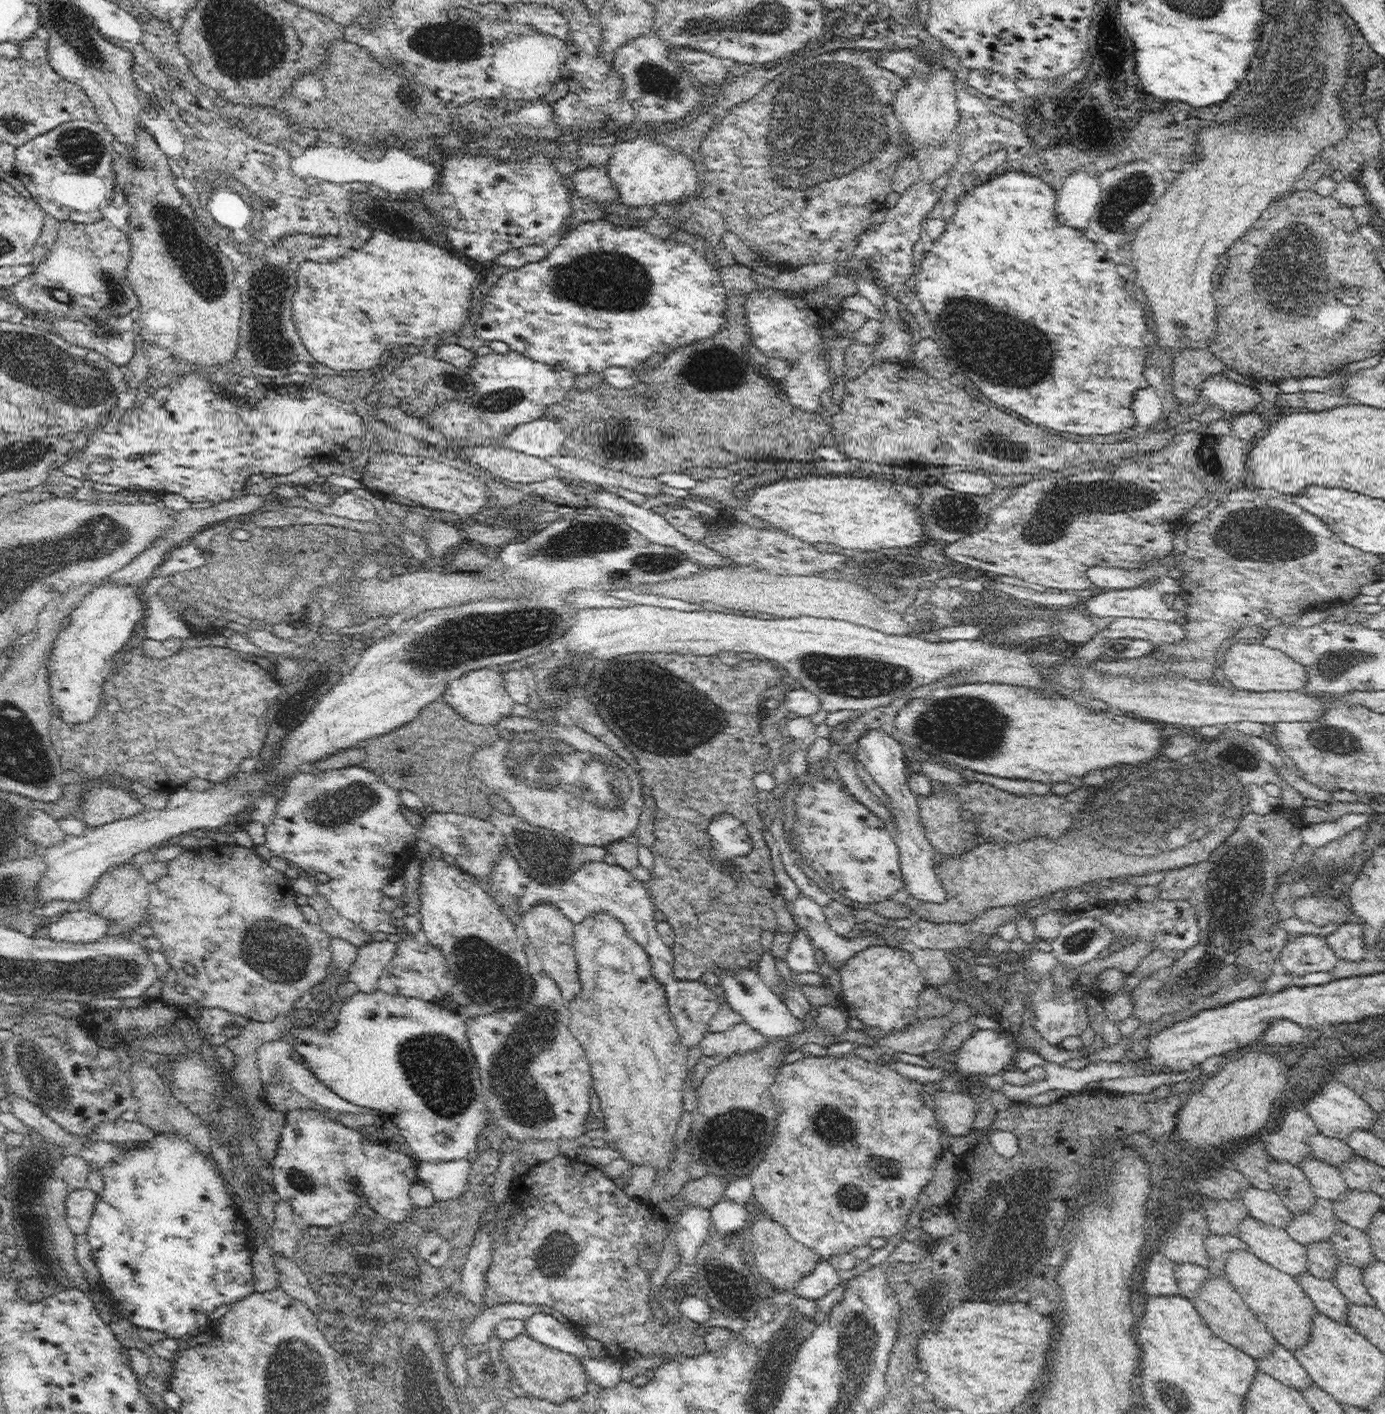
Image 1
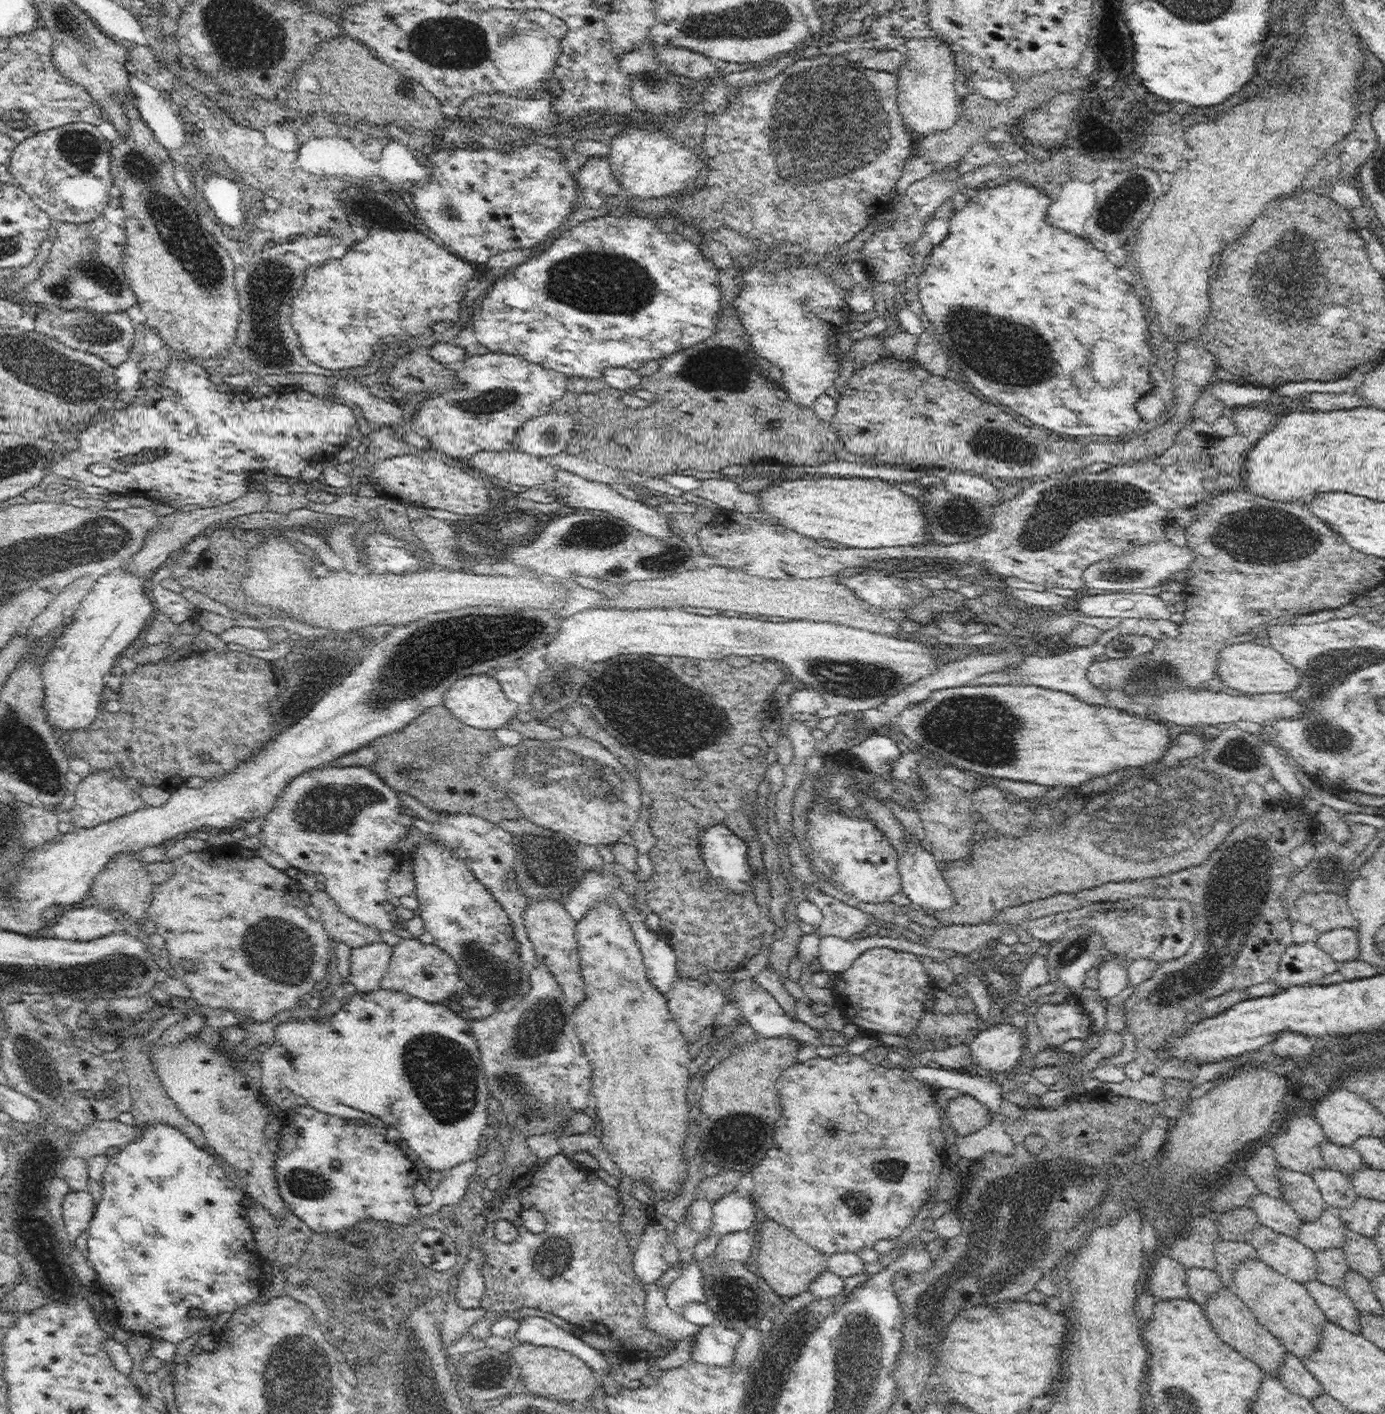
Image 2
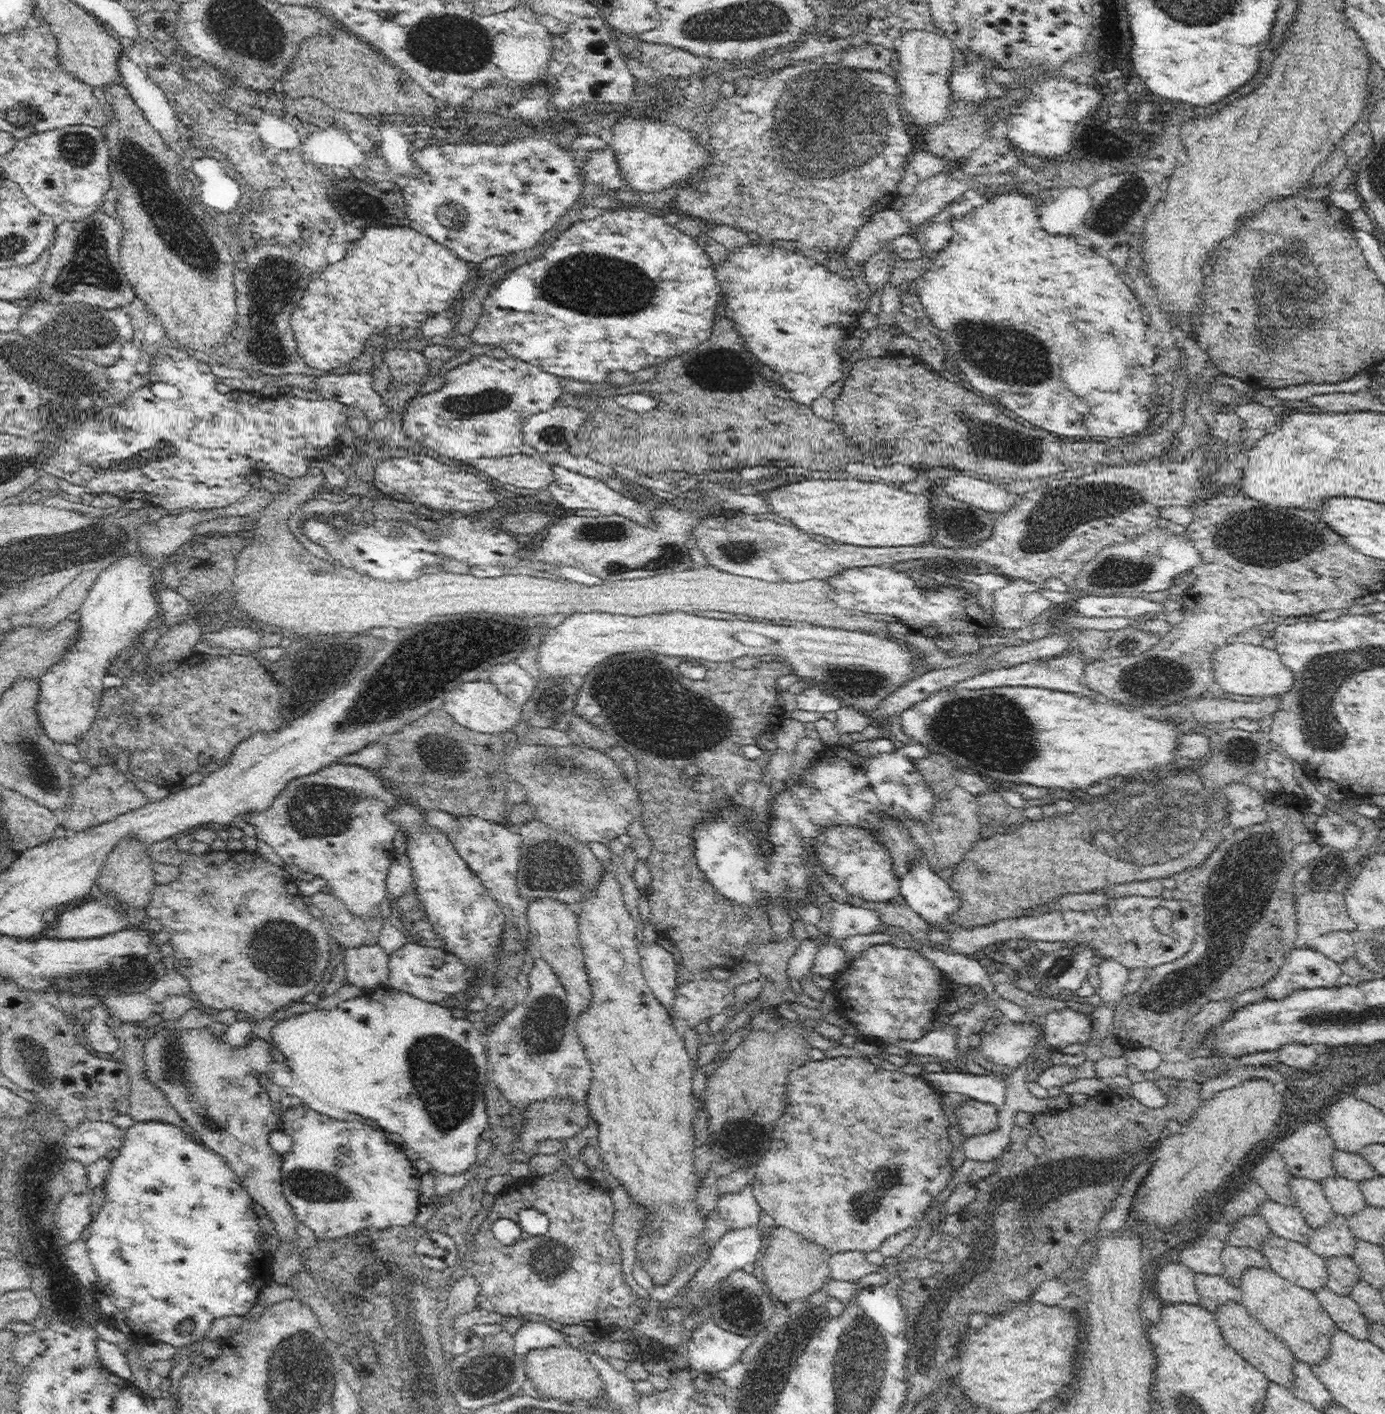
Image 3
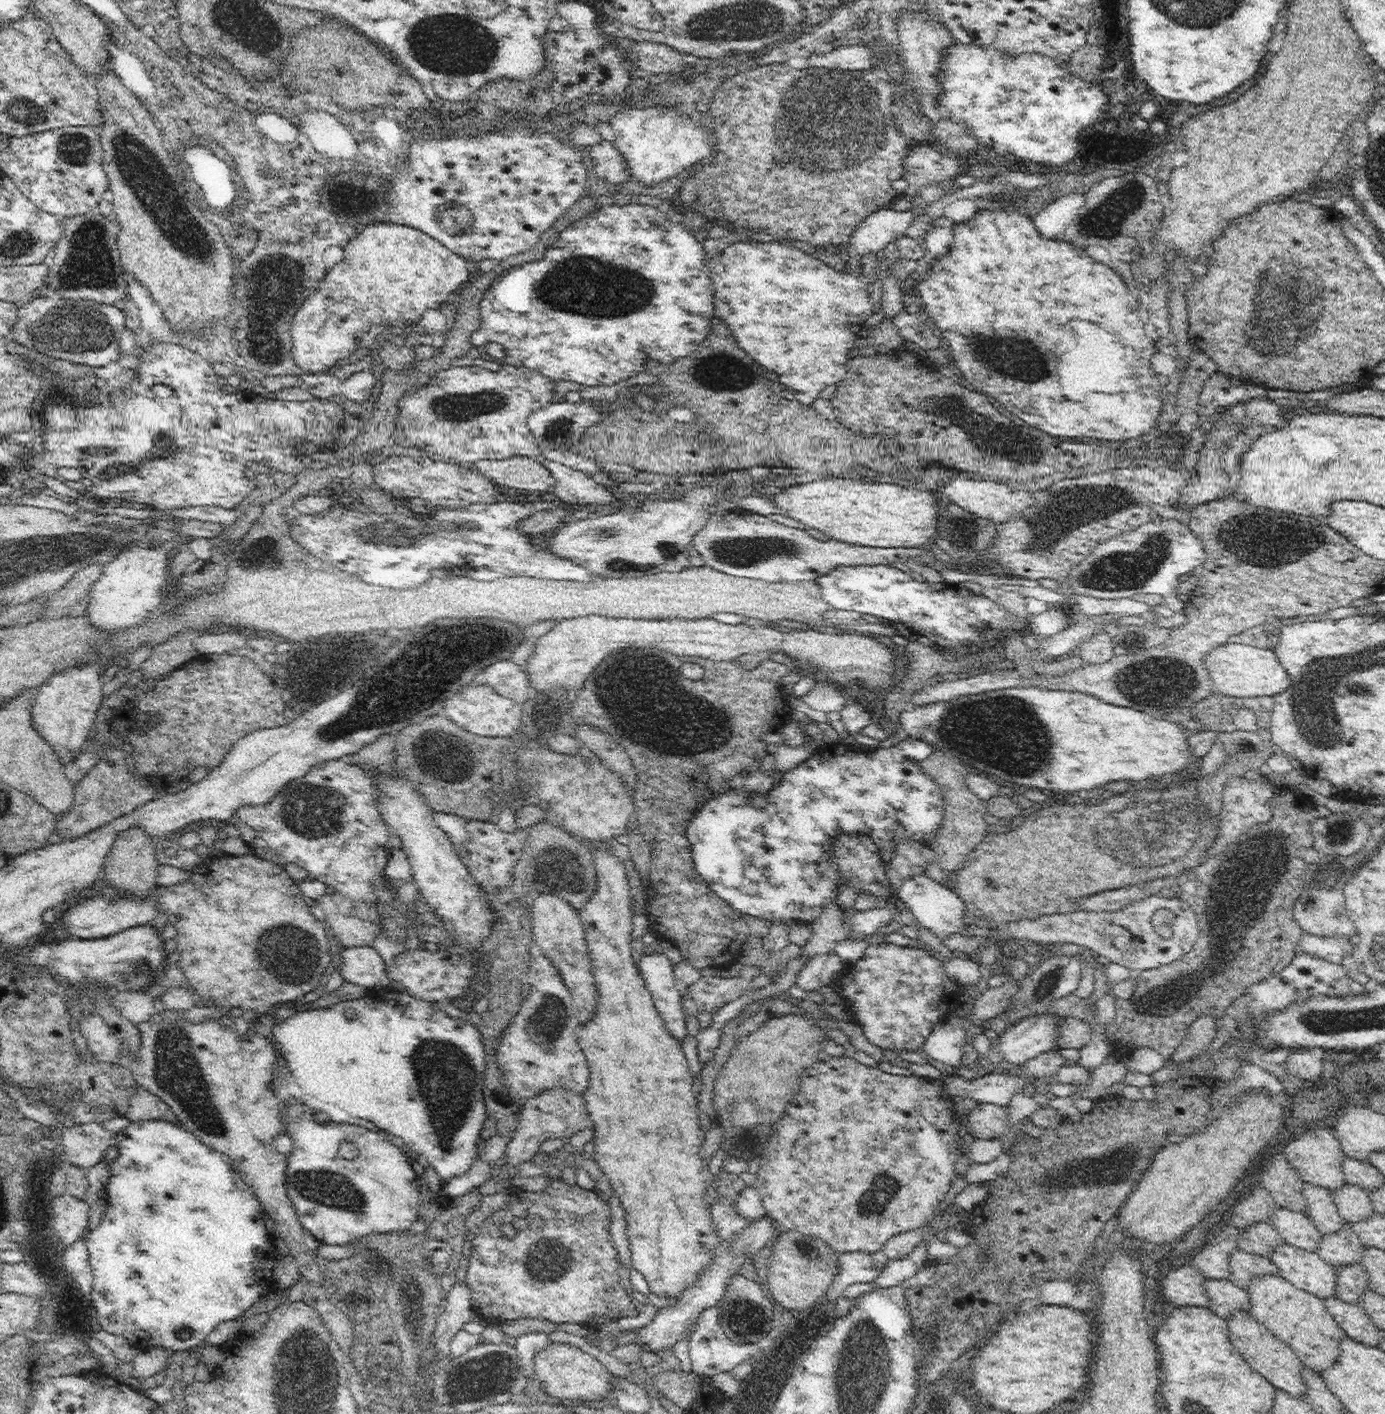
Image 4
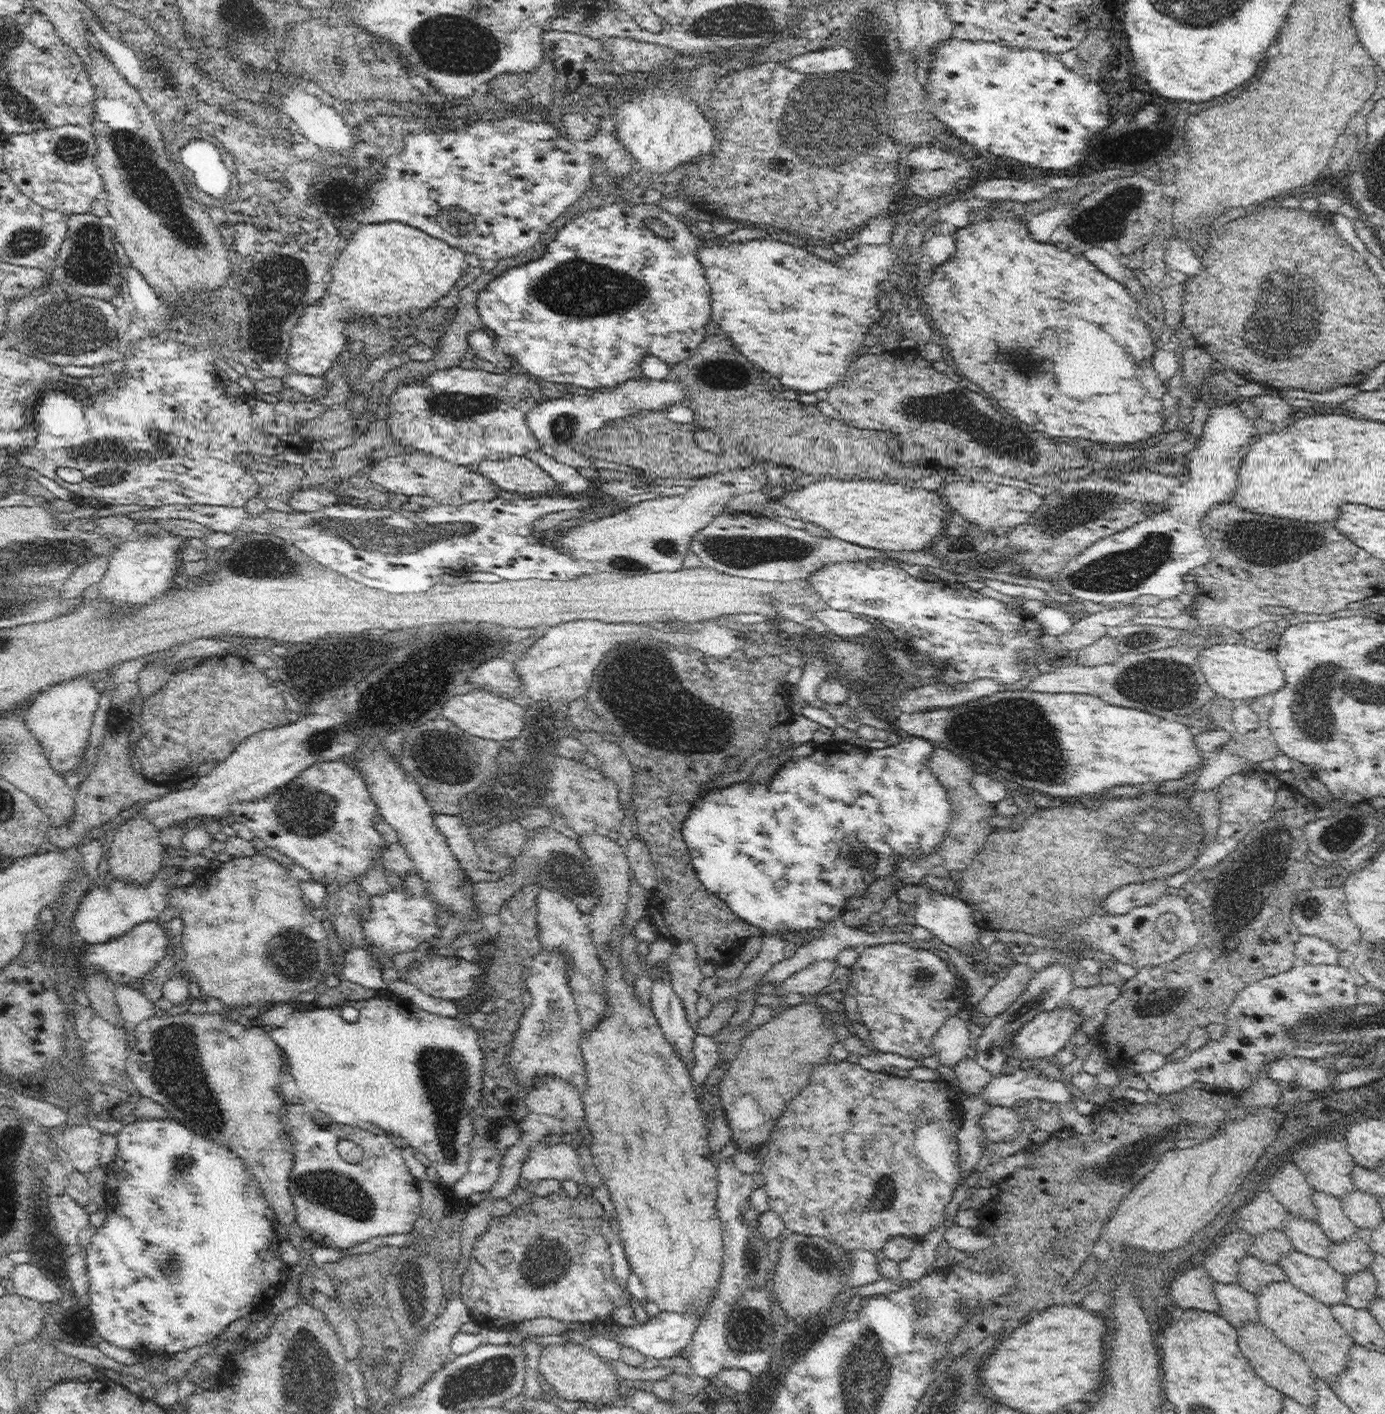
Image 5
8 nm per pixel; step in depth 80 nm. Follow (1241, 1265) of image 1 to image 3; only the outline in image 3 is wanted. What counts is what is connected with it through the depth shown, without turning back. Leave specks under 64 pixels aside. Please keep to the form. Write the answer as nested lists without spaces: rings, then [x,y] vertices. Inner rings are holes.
[[[1250,1269],[1240,1287],[1247,1312],[1276,1337],[1284,1340],[1296,1360],[1317,1367],[1331,1357],[1333,1336],[1340,1330],[1314,1292],[1284,1280],[1272,1269]]]

